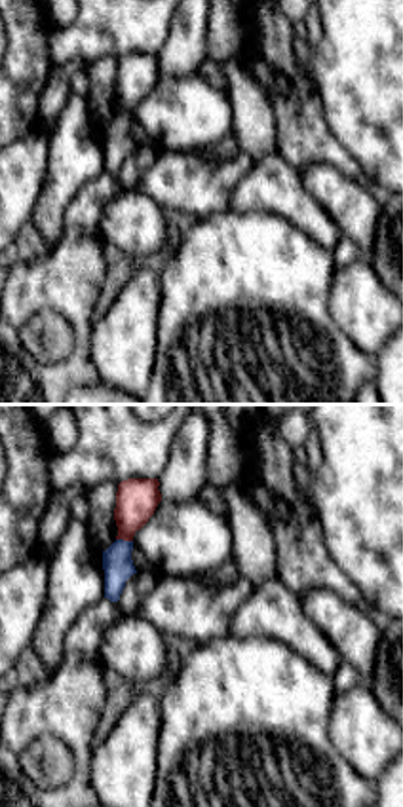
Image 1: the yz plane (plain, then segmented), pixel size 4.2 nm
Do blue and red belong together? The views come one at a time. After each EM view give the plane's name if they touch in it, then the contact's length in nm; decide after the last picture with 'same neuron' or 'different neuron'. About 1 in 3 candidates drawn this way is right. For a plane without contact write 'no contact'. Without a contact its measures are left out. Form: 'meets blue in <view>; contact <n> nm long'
meets blue in yz; contact 70 nm long

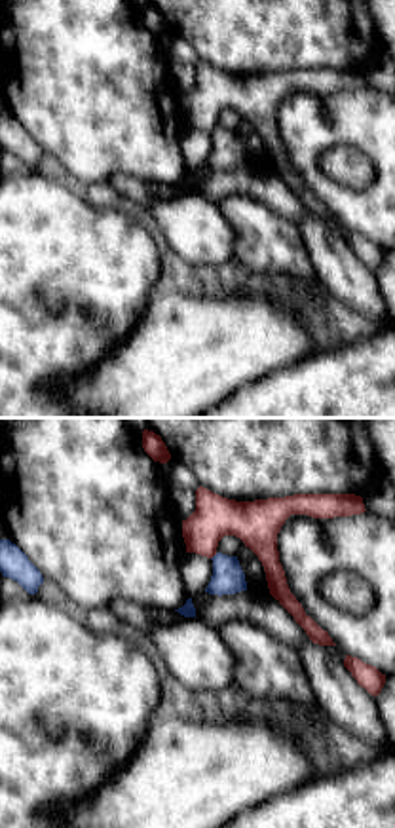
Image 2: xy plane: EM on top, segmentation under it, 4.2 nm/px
meets blue in xy; contact 40 nm long

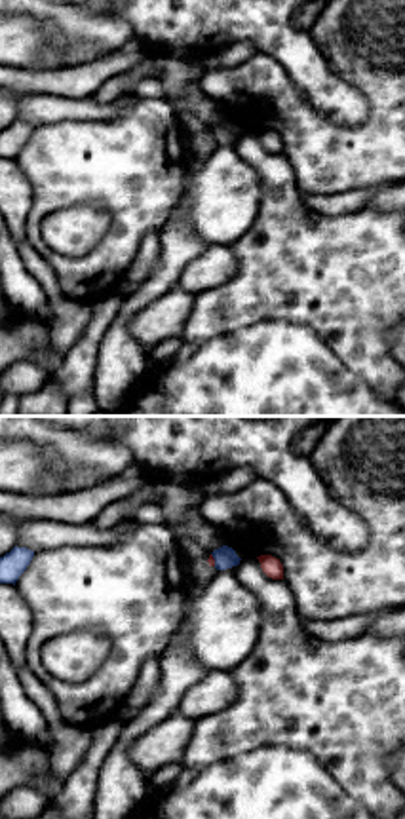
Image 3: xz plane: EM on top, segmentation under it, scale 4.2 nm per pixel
meets blue in xz; contact 60 nm long

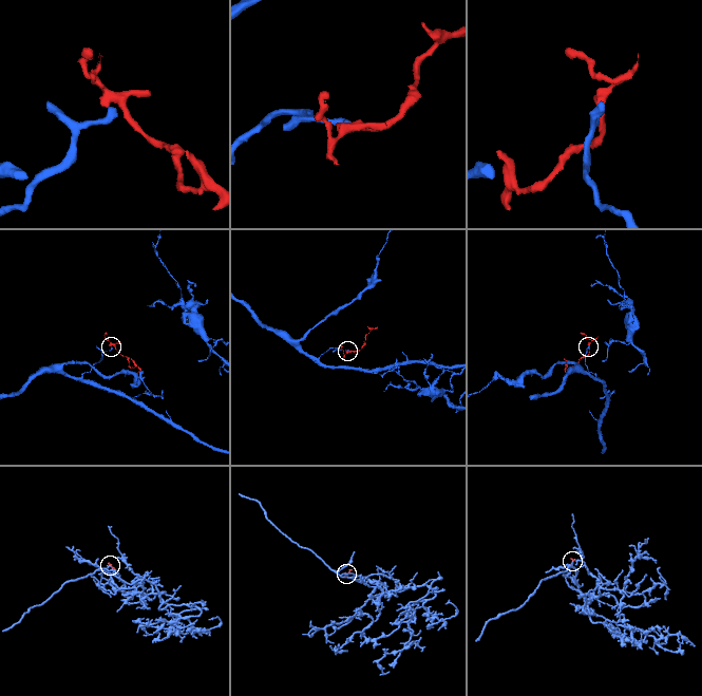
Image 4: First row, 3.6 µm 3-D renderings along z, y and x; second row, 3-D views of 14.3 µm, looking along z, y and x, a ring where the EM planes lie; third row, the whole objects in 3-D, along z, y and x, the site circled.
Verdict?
different neuron

